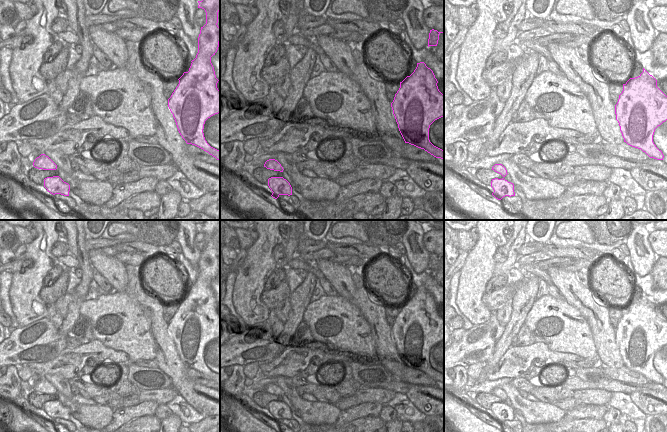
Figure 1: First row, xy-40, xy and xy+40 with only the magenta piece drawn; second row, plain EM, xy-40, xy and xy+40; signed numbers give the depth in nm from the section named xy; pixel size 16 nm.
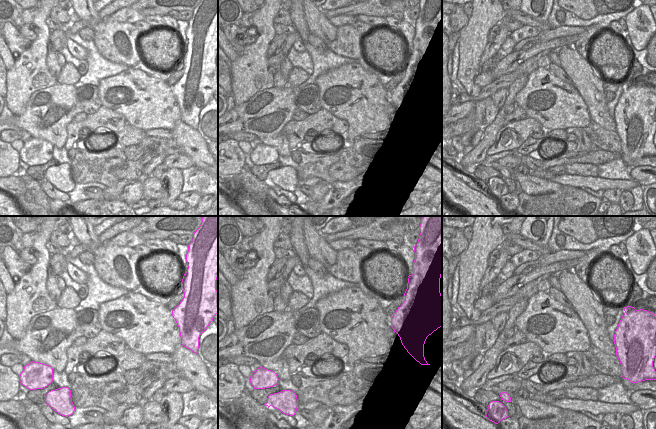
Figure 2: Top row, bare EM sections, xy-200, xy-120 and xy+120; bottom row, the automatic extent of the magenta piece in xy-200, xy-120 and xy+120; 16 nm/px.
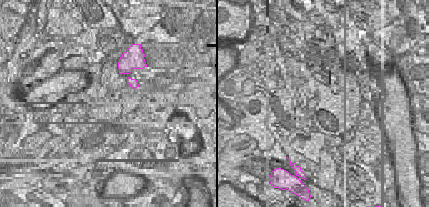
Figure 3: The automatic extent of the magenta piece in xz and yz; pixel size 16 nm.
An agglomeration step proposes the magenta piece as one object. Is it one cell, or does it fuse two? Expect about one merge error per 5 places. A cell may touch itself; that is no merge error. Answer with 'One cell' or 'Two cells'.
One cell

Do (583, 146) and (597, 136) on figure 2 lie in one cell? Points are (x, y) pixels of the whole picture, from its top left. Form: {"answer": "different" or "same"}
{"answer": "different"}

